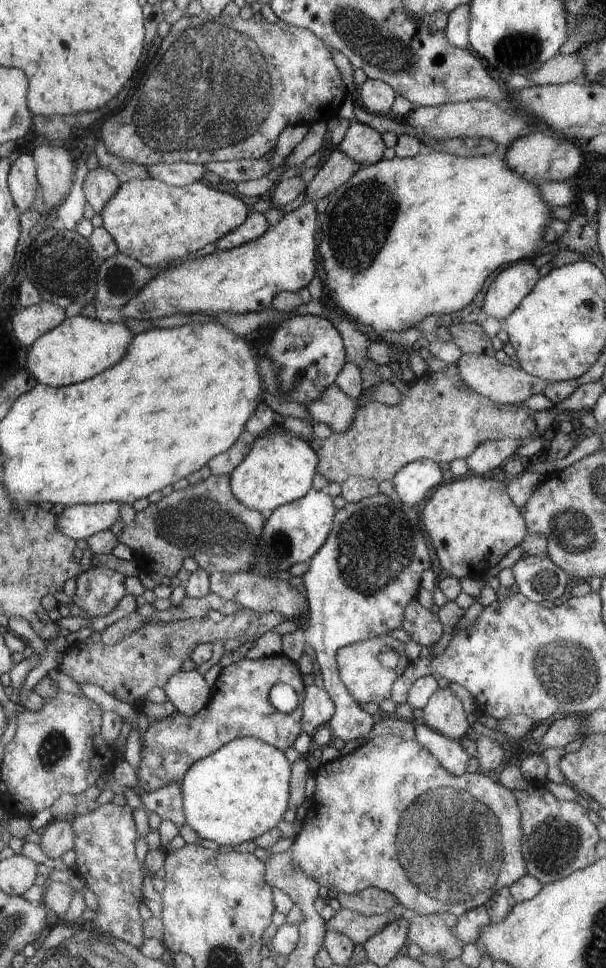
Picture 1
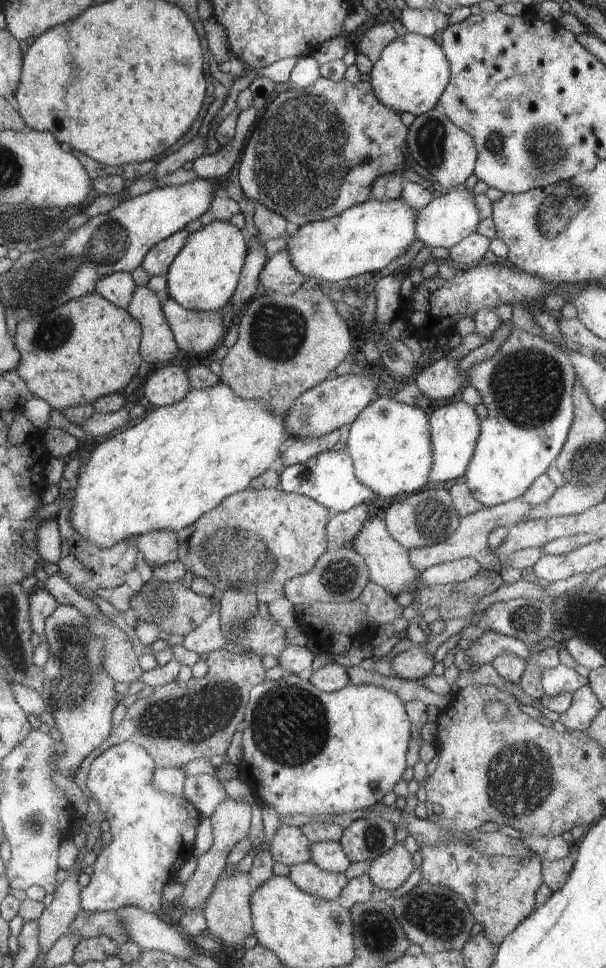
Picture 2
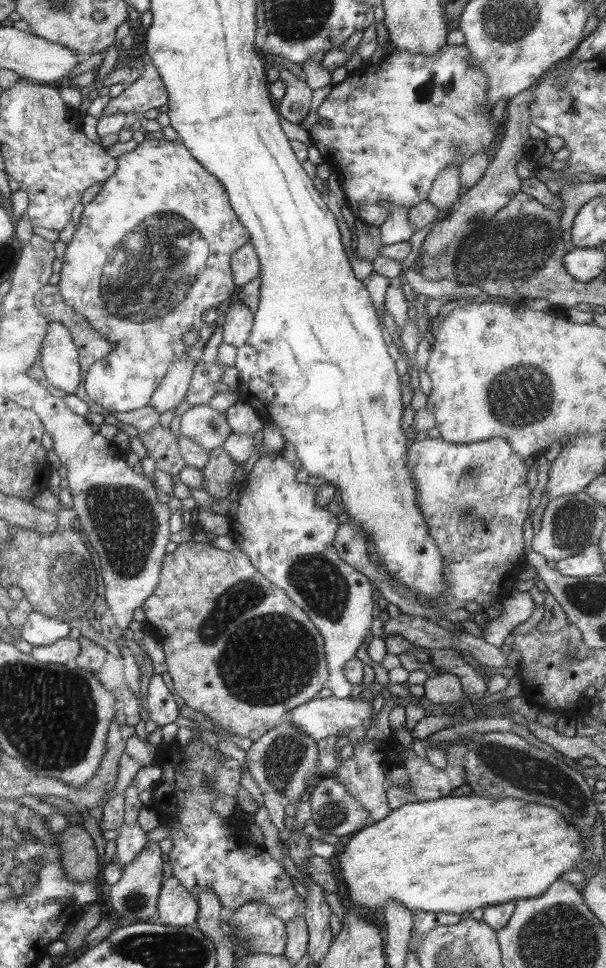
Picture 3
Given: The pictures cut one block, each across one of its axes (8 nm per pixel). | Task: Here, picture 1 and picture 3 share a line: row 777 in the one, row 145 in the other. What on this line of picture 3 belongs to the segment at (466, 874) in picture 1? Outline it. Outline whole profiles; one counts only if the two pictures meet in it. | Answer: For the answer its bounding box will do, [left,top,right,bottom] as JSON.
[309,44,502,227]

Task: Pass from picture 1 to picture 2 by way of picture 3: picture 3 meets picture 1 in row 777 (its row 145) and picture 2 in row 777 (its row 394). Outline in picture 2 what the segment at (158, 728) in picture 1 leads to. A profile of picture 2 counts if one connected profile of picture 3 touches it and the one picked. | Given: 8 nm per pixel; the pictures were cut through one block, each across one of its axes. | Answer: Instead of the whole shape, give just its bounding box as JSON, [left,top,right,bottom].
[81,742,202,913]

